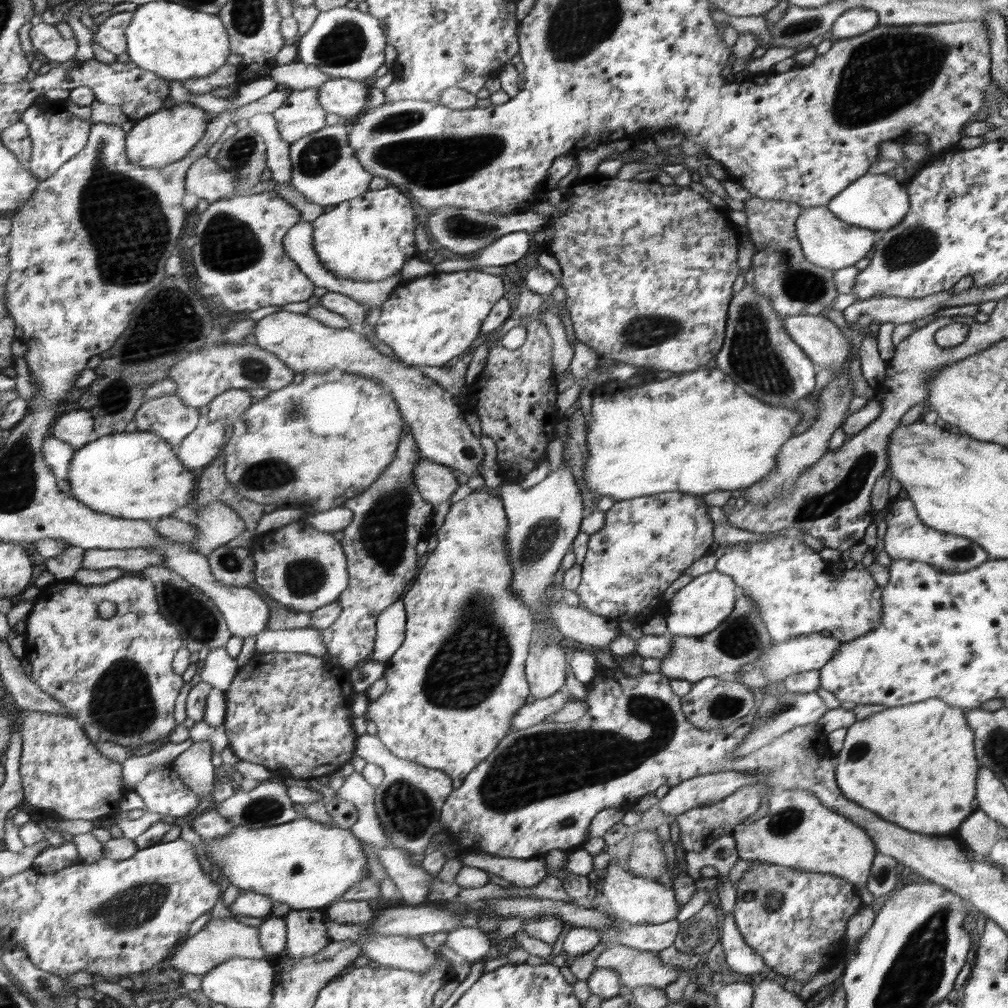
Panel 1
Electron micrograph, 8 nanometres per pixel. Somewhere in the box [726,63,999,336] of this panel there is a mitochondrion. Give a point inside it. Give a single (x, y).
(917, 245)

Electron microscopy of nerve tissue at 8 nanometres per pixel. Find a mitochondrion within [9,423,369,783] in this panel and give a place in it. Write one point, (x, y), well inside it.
(122, 702)

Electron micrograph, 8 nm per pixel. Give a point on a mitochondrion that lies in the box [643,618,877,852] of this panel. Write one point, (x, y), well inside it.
(784, 822)

